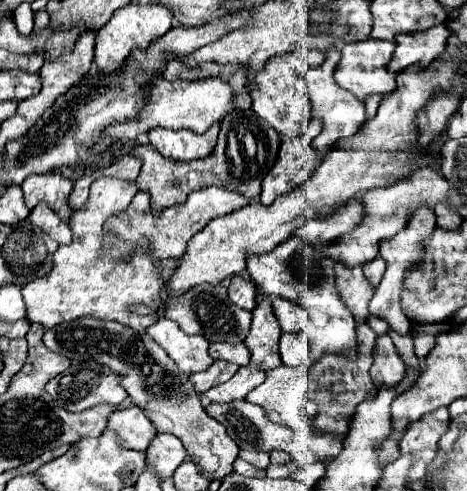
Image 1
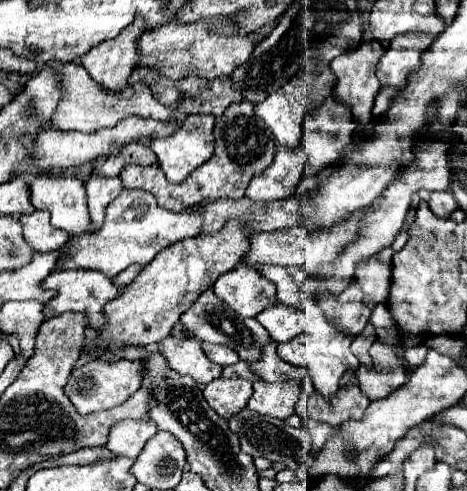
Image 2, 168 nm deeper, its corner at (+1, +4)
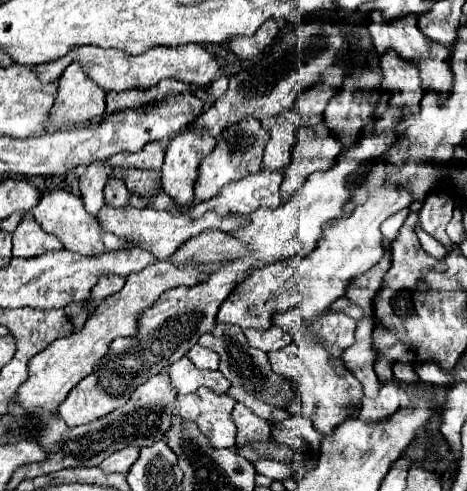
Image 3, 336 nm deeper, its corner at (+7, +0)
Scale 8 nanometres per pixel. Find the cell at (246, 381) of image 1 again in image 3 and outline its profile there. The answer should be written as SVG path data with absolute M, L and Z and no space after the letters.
M200 388L194 394L178 396L178 402L178 414L188 422L196 422L212 448L234 448L236 426L232 426L230 414L236 400L232 396L218 396L208 388Z

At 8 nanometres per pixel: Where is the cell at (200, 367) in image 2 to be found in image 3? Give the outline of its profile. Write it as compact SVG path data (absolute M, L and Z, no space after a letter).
M186 356L174 362L168 374L172 378L172 386L178 388L178 394L192 394L200 386L206 386L216 394L226 394L230 388L230 382L218 370L198 370Z

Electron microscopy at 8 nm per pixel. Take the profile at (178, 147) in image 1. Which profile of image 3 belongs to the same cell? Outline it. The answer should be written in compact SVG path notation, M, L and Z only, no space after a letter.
M194 130L180 132L166 150L162 164L162 188L180 206L194 202L194 182L198 178L198 166L208 152L216 146L216 140L208 134L200 136Z

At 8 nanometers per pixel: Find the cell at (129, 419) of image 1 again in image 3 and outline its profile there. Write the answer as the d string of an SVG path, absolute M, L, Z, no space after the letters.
M124 448L124 450L118 450L116 454L108 456L100 464L100 470L104 470L106 474L112 474L112 472L128 474L128 470L136 462L136 458L138 458L138 448Z

